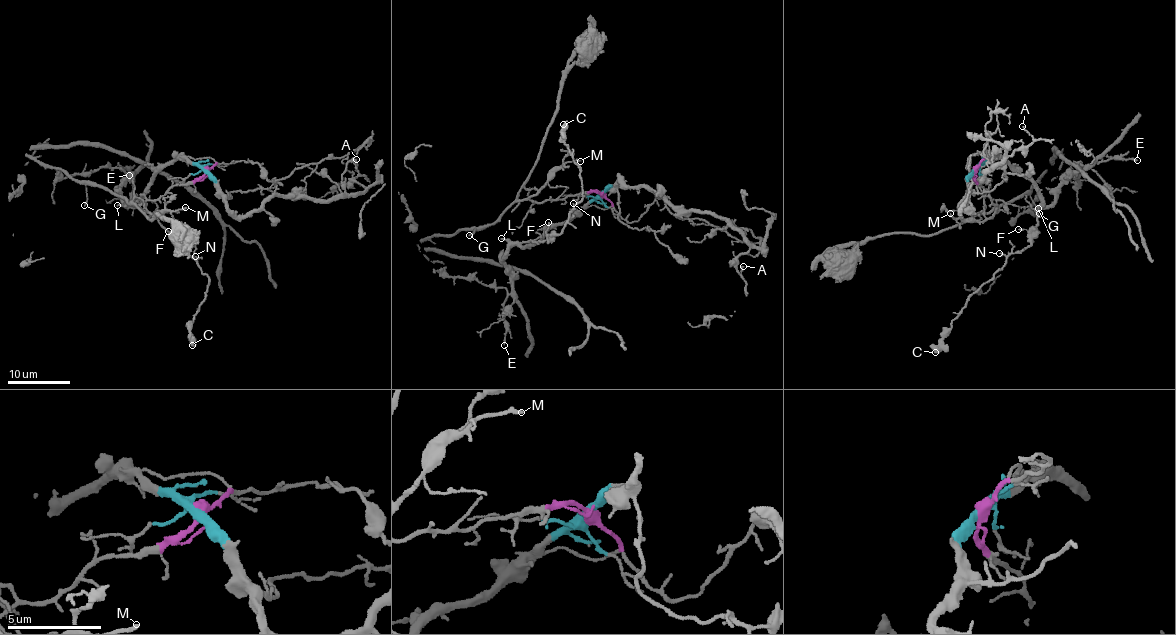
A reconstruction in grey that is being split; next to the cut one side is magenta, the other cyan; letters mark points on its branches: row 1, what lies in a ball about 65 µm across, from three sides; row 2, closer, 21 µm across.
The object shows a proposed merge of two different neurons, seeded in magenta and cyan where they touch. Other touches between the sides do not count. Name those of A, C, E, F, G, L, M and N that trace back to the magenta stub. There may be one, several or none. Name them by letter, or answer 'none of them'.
G, M

